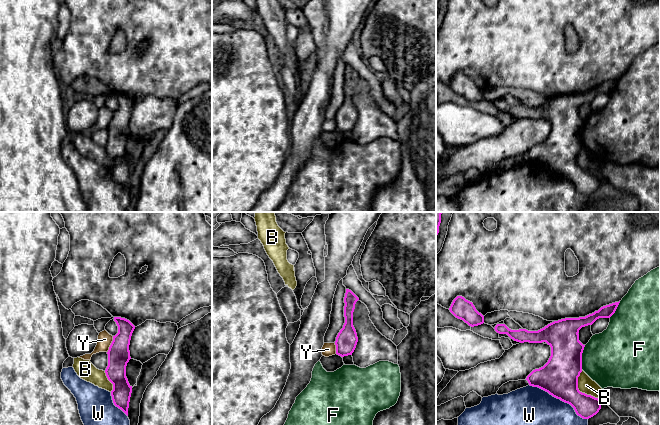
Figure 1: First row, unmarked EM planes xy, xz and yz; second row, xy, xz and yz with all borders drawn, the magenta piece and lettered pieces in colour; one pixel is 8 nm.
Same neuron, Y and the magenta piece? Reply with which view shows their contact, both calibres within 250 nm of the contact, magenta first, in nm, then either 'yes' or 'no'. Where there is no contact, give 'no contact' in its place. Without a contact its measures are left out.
xy | 180/110 nm | no

